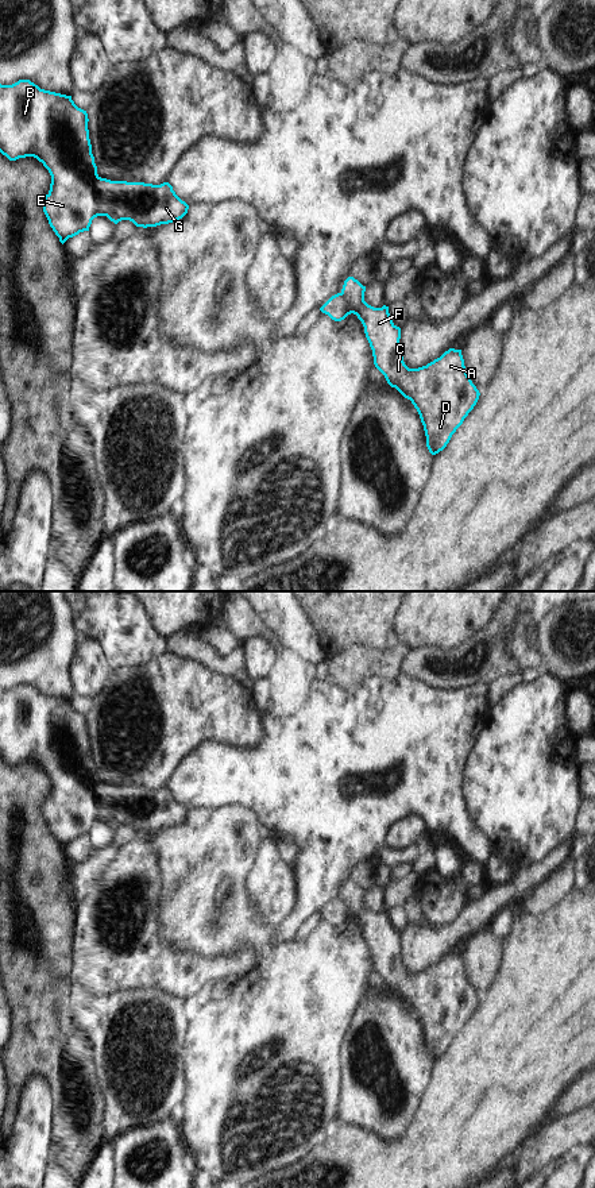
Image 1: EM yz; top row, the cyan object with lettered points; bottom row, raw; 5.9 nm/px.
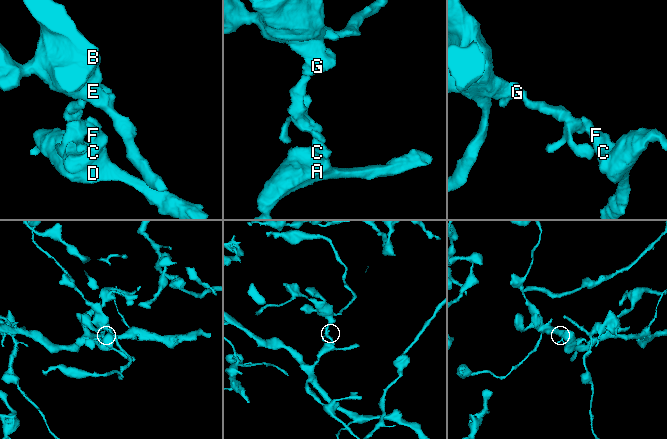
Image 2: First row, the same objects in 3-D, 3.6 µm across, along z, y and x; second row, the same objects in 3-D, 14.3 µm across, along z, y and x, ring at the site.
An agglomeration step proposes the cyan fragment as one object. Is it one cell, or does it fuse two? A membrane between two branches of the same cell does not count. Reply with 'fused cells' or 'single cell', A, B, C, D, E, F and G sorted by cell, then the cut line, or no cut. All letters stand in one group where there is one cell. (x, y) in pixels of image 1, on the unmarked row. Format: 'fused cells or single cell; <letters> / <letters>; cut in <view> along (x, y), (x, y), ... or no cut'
fused cells; A C D F / B E G; cut in yz along (340, 898), (347, 905), (351, 917)

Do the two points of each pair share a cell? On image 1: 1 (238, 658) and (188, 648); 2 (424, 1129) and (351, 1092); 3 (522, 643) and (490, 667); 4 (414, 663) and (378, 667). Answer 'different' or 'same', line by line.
1: same
2: different
3: different
4: different

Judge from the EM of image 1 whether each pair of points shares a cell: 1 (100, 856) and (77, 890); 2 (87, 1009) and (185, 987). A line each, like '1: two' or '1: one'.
1: one
2: two

